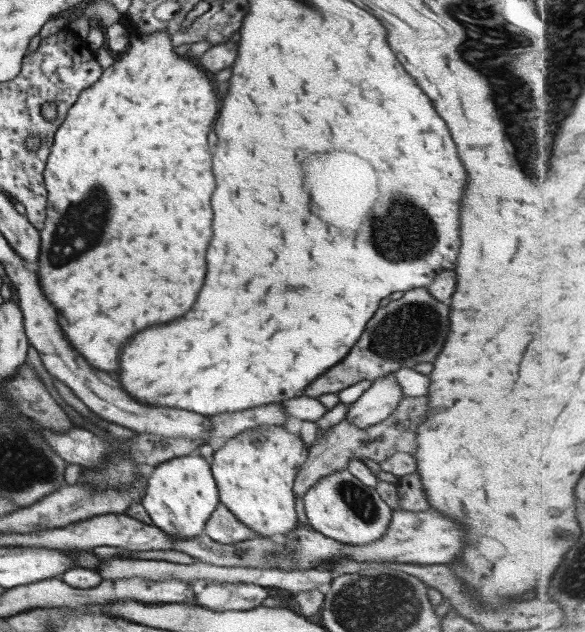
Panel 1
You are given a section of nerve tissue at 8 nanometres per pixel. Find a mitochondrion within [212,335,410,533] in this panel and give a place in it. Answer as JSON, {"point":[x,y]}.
{"point":[360,502]}

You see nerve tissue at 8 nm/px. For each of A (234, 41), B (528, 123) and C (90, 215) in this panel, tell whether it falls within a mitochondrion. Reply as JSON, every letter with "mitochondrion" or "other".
{"A":"other","B":"mitochondrion","C":"mitochondrion"}

